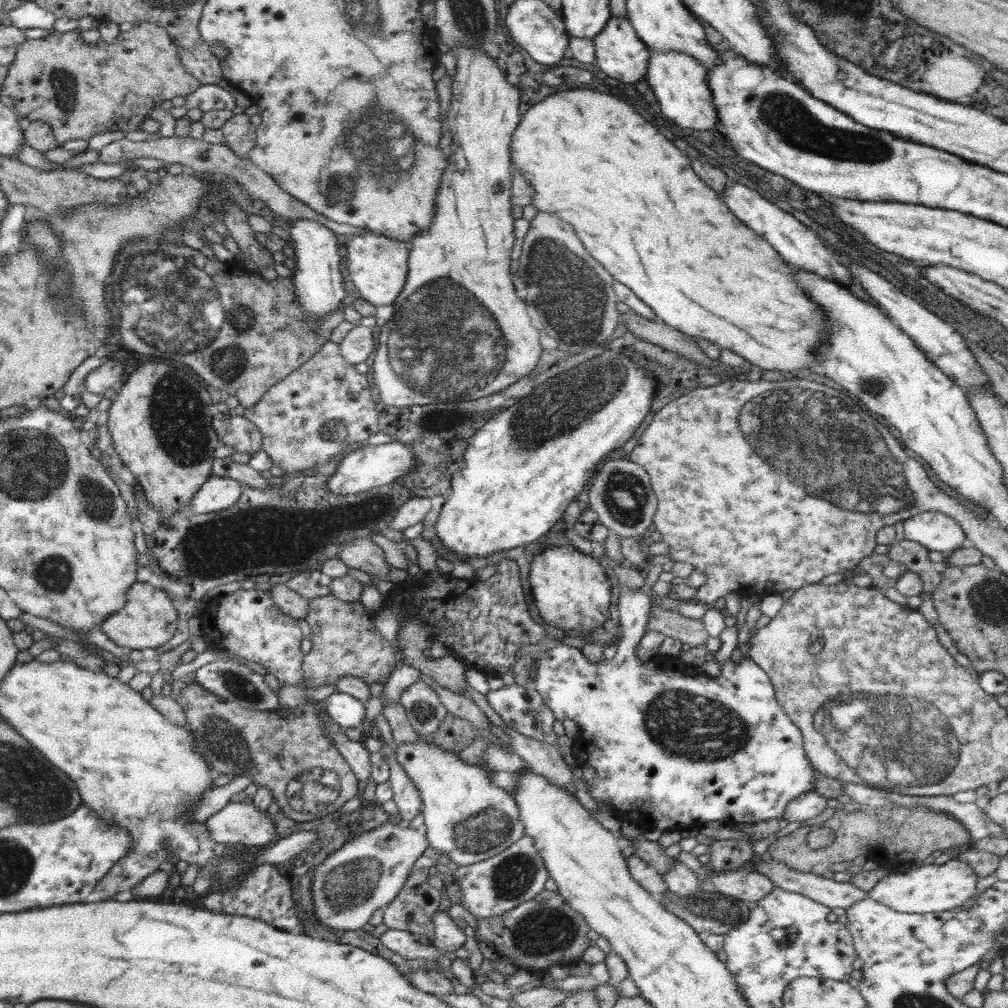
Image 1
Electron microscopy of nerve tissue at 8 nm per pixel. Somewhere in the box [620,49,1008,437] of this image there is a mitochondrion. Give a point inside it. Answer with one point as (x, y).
(792, 121)

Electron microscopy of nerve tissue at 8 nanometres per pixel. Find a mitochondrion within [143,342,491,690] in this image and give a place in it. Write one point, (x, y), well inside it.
(178, 417)

